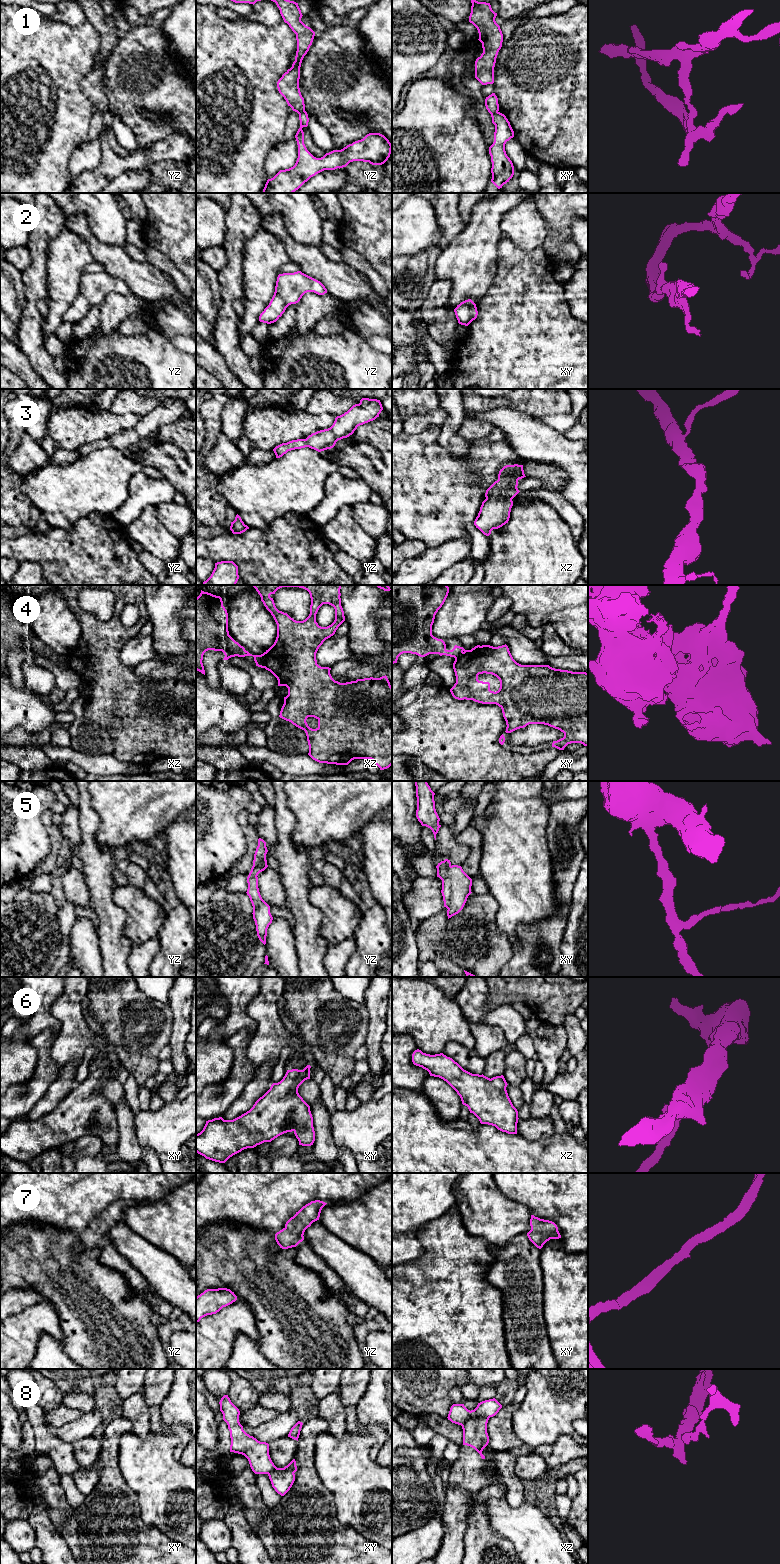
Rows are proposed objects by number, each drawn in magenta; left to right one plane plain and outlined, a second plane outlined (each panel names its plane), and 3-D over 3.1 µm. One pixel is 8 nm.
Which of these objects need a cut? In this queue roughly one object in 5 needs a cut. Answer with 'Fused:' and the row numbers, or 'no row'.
Fused: 1, 4, 8

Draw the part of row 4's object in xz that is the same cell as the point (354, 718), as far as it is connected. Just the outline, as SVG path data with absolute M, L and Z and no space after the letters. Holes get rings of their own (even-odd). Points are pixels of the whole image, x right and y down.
M342 585L252 586L277 624L276 640L261 654L261 658L263 668L277 678L278 686L288 688L279 717L305 731L308 755L319 763L348 765L354 759L371 759L380 770L389 768L392 765L392 686L387 676L340 683L332 678L331 668L317 664L316 653L319 647L345 621L340 598ZM282 587L299 587L309 592L310 614L305 620L296 621L276 608L270 595ZM323 604L329 604L335 609L335 620L327 627L321 627L316 622L316 614ZM308 717L318 720L316 729L308 726Z

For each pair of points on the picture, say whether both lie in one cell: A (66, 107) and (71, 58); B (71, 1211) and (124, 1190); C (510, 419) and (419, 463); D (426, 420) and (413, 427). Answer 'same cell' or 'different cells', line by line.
A: same cell
B: same cell
C: different cells
D: same cell

